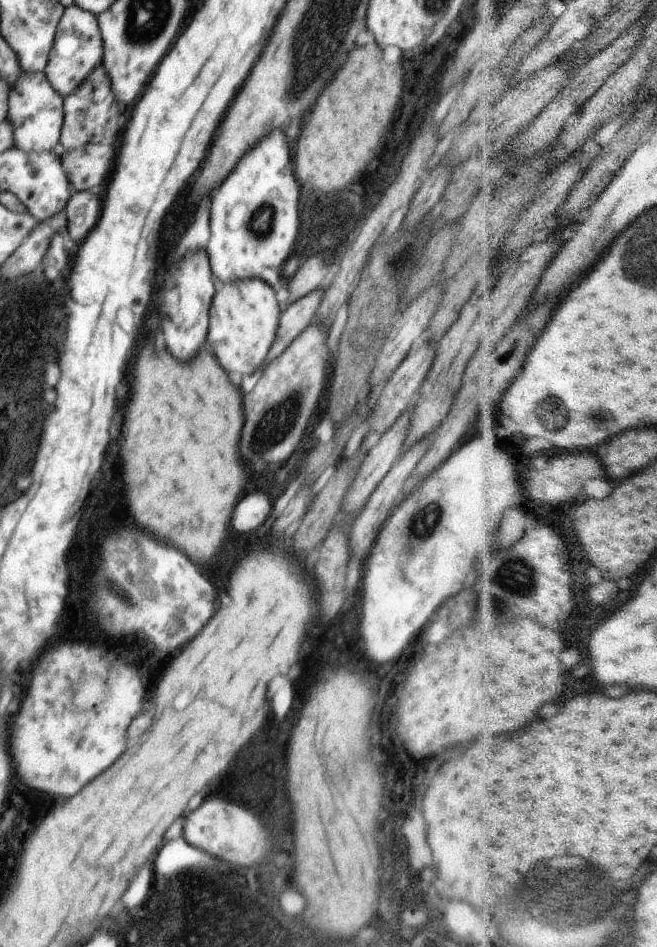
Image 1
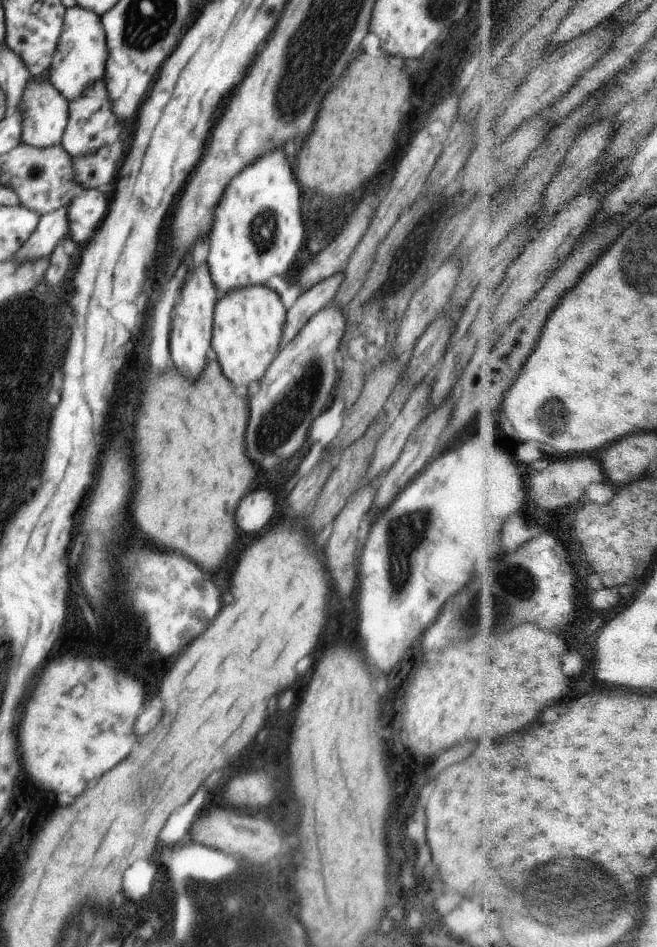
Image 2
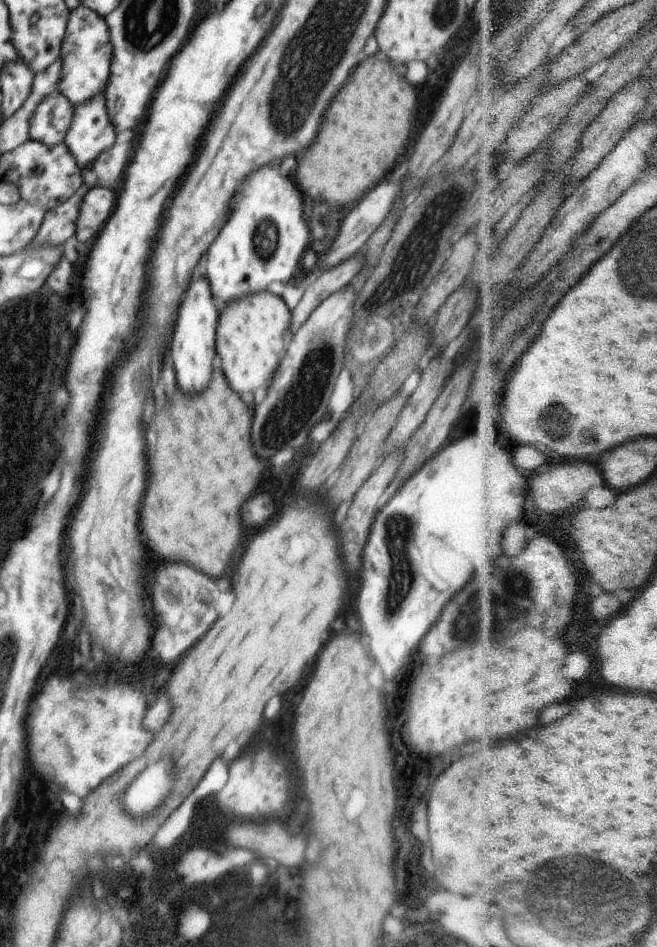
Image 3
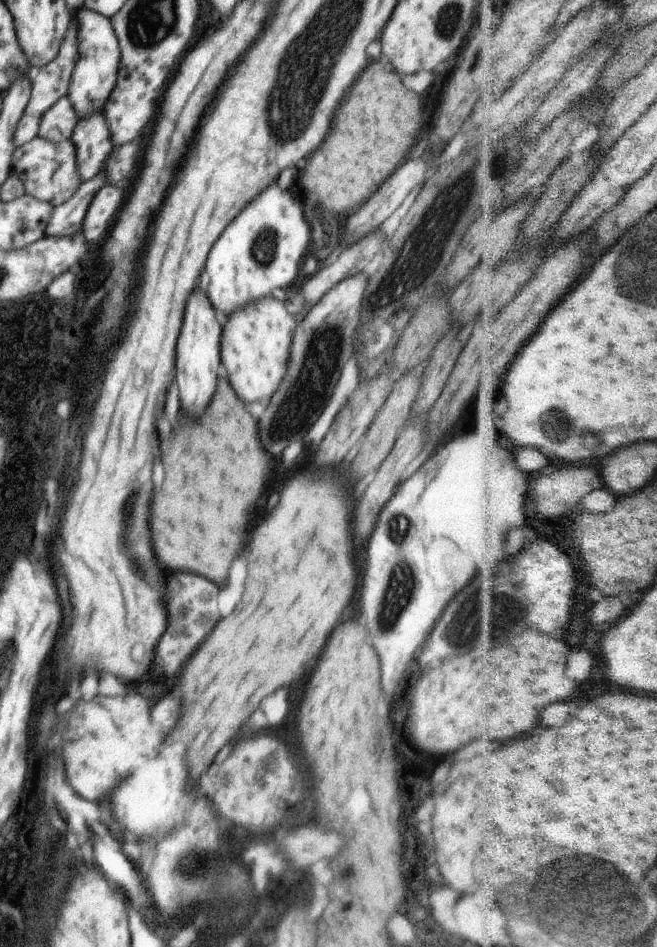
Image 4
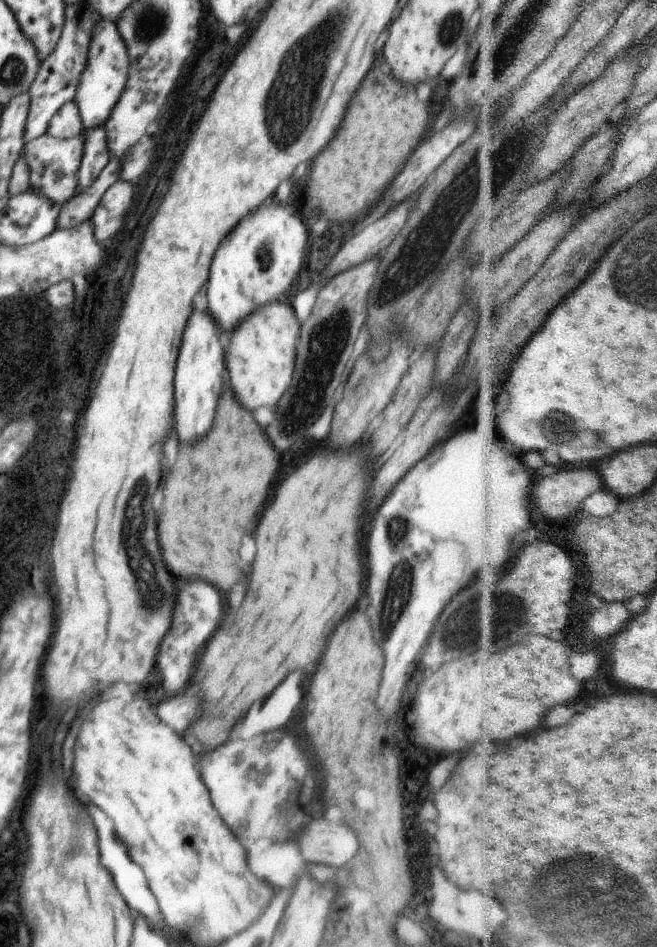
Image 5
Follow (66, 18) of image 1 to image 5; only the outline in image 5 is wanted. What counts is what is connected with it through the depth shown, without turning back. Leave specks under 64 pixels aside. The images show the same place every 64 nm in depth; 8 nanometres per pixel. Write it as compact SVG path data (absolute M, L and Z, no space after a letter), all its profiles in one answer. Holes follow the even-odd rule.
M103 19L100 24L96 24L92 32L92 40L88 48L88 64L80 74L80 84L74 96L74 104L80 110L80 118L83 120L85 130L94 130L96 126L102 128L106 125L112 114L112 108L118 104L118 98L126 90L128 66L130 66L130 56L126 52L126 46L120 38L115 21Z

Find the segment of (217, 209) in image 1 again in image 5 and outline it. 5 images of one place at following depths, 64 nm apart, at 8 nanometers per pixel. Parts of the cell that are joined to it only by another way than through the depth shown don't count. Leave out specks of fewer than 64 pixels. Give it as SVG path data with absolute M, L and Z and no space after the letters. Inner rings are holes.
M268 204L260 210L254 212L248 220L242 220L240 226L234 228L232 236L220 244L212 268L210 268L210 278L206 284L206 300L208 300L208 310L210 316L216 320L216 324L230 335L234 332L244 318L248 318L254 310L260 306L266 306L268 302L278 301L282 294L287 295L290 286L296 282L300 266L304 266L304 254L306 254L306 226L300 222L292 206L280 206L280 204Z

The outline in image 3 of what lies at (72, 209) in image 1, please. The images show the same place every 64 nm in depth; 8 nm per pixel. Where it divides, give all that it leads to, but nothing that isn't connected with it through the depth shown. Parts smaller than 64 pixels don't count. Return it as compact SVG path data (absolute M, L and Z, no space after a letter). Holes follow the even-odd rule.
M92 188L82 206L82 216L78 218L76 236L80 242L92 242L104 228L108 216L114 212L116 196L108 188ZM82 228L82 232L80 232Z

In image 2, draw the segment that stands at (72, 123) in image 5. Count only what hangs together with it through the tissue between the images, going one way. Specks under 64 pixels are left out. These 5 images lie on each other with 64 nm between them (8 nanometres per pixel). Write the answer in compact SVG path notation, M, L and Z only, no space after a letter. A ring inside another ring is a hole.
M45 74L32 75L22 102L16 110L22 112L22 136L20 142L32 148L54 148L61 144L62 136L68 124L68 101L56 90L51 82L44 82Z

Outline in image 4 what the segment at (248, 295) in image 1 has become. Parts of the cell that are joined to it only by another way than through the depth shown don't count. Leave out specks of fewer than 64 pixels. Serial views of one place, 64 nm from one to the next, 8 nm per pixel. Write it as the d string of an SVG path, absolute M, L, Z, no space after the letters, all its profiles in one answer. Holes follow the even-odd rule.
M272 295L250 302L228 316L222 327L220 360L228 374L227 381L243 402L266 402L276 394L286 378L286 364L298 319L288 312L286 303Z

